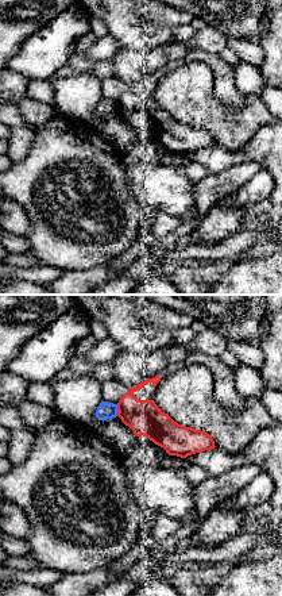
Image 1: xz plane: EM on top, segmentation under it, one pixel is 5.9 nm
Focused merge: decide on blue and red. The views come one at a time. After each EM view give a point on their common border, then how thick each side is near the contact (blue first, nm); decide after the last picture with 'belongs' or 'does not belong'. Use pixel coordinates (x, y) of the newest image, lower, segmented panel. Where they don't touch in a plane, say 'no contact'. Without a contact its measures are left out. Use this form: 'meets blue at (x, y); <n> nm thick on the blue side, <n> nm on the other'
meets blue at (116, 410); 100 nm thick on the blue side, 200 nm on the other

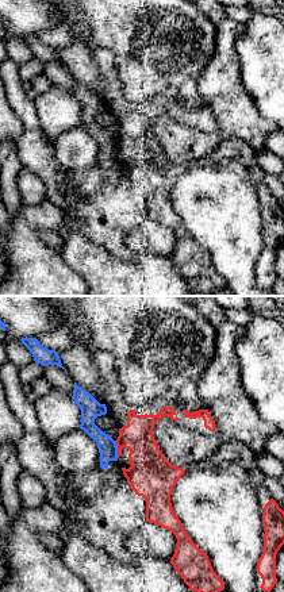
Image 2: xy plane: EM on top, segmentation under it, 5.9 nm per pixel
meets blue at (116, 449); 110 nm thick on the blue side, 260 nm on the other

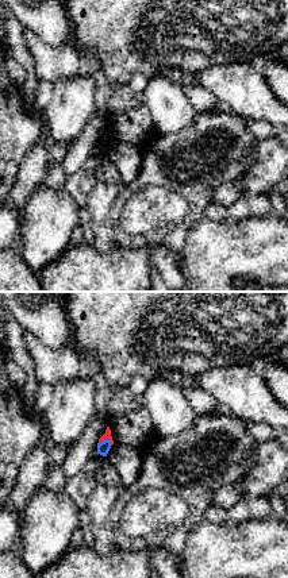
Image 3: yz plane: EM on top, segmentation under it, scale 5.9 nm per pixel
meets blue at (104, 440); 70 nm thick on the blue side, 50 nm on the other

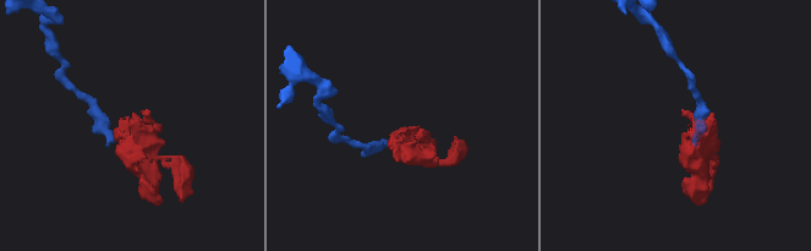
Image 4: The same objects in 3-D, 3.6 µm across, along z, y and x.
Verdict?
does not belong

